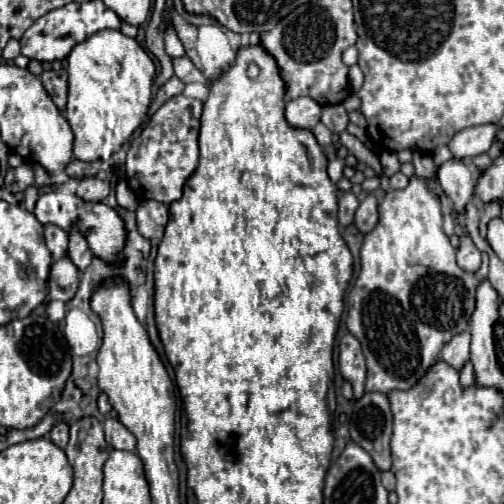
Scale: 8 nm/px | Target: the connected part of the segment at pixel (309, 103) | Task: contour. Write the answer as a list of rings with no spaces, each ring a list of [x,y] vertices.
[[[298,97],[286,103],[286,121],[296,129],[312,129],[320,121],[322,107],[310,97]]]

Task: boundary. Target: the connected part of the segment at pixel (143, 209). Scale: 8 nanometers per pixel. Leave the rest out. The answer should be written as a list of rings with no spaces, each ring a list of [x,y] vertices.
[[[142,201],[136,209],[136,223],[140,235],[146,239],[162,239],[168,223],[168,207],[158,201]]]

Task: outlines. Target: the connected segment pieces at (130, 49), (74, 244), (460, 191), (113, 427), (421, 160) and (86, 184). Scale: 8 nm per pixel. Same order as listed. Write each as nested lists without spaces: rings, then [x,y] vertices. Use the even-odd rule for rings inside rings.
[[[104,29],[78,43],[68,55],[68,105],[66,119],[74,131],[74,155],[80,161],[108,161],[142,125],[152,99],[156,67],[148,53],[118,29]]]
[[[74,229],[70,233],[70,247],[68,247],[68,257],[72,259],[72,263],[78,267],[80,273],[84,273],[84,267],[88,267],[88,263],[92,261],[92,251],[86,245],[86,239],[78,233],[78,229]]]
[[[450,159],[438,167],[438,183],[454,203],[454,211],[464,211],[474,193],[474,175],[460,159]]]
[[[108,417],[104,423],[104,433],[106,433],[106,441],[108,445],[112,445],[114,449],[124,449],[124,451],[134,451],[136,447],[136,439],[134,435],[114,417]]]
[[[414,151],[414,175],[406,189],[388,191],[378,205],[380,221],[364,237],[364,245],[360,249],[360,265],[362,271],[348,295],[348,331],[362,343],[362,351],[366,357],[366,385],[364,391],[372,393],[390,393],[394,389],[408,391],[412,389],[420,377],[428,373],[432,365],[438,363],[442,347],[458,333],[464,333],[470,325],[472,311],[476,307],[476,283],[486,279],[488,275],[488,257],[480,265],[476,275],[468,275],[456,263],[456,251],[450,245],[442,229],[442,211],[440,199],[428,187],[428,181],[436,181],[436,163],[428,153]]]
[[[86,177],[86,179],[82,179],[80,185],[78,185],[78,191],[76,191],[76,195],[80,199],[90,201],[90,203],[106,199],[108,193],[110,193],[110,183],[100,179],[100,177]]]

